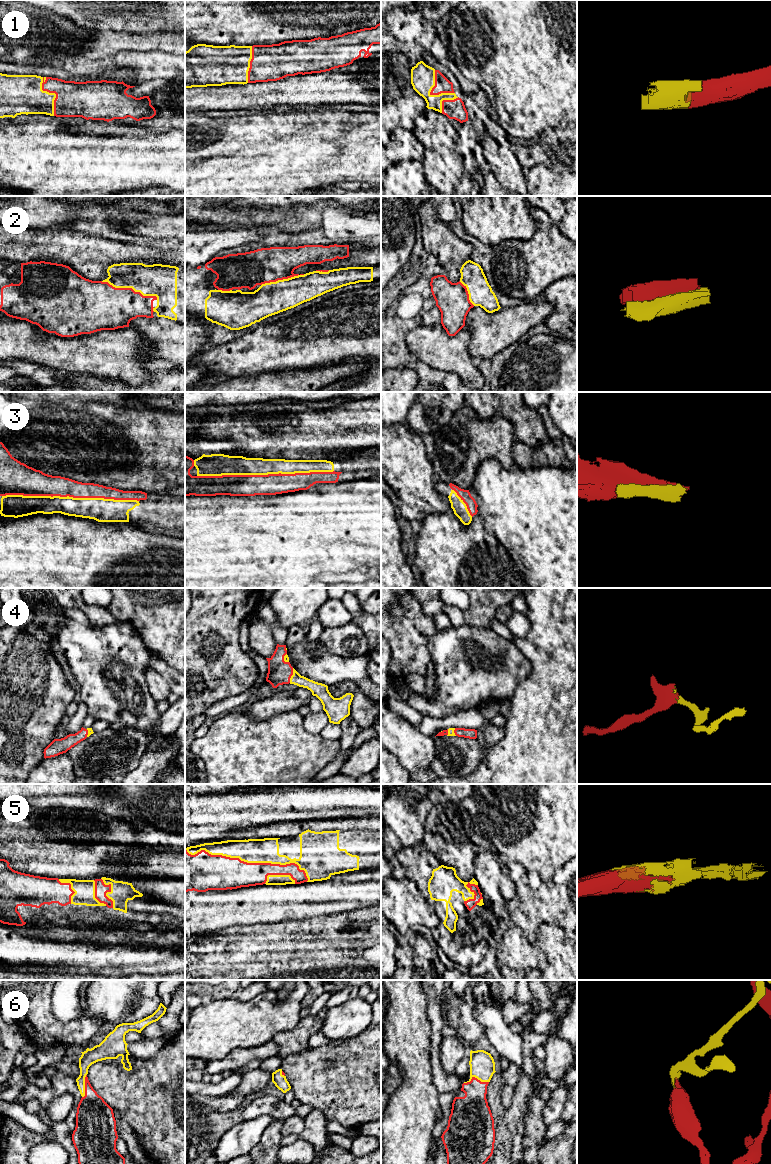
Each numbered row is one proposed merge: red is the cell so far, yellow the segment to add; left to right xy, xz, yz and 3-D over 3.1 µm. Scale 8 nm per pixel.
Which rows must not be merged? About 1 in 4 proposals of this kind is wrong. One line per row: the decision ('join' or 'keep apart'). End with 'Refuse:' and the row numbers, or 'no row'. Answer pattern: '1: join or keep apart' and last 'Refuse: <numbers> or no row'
1: join
2: join
3: join
4: join
5: join
6: join
Refuse: no row

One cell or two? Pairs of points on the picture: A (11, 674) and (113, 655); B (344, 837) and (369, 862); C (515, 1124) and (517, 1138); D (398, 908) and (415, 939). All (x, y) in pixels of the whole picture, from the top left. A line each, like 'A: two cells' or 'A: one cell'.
A: two cells
B: one cell
C: one cell
D: two cells

